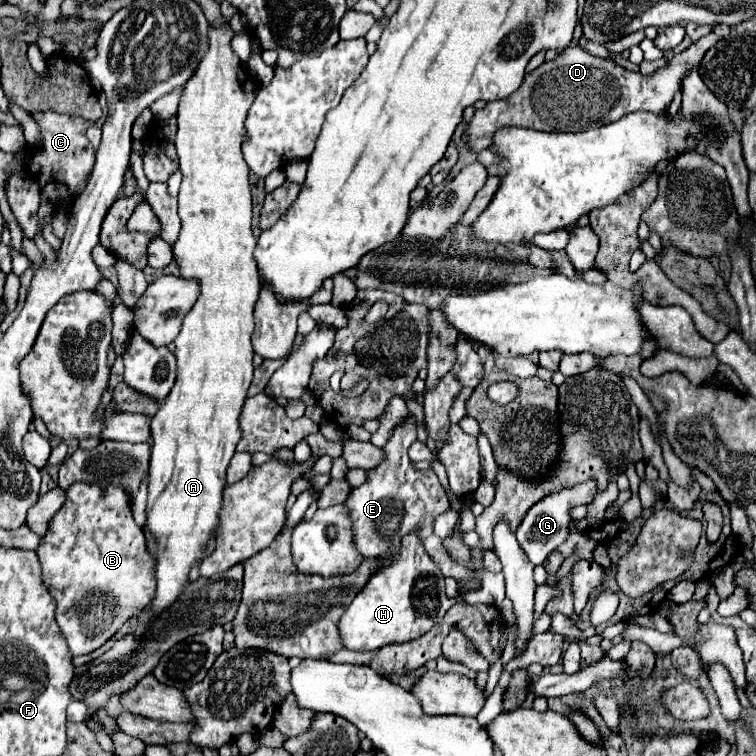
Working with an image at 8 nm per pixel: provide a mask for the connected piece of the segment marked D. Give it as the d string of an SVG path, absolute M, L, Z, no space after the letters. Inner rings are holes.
M716 33L702 37L686 51L674 55L668 61L668 67L652 73L632 73L610 59L600 59L590 55L580 47L562 49L552 61L544 61L538 69L524 77L520 91L508 95L508 99L490 101L484 109L478 109L468 123L468 147L476 153L488 149L496 131L502 127L526 127L536 131L562 131L562 133L578 133L590 127L600 127L604 123L618 121L620 117L632 111L650 111L664 113L672 103L674 95L680 91L682 77L690 71L690 67L698 67L700 59L718 41Z

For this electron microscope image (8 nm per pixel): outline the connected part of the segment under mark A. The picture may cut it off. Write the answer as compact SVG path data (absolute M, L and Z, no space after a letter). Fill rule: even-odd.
M226 23L224 27L210 25L208 29L208 51L194 71L192 79L184 85L178 113L176 113L176 153L182 173L182 187L178 195L178 215L182 219L182 229L178 241L174 243L174 259L180 267L180 277L196 279L200 283L200 295L194 307L182 321L182 329L174 341L176 355L176 383L170 395L164 399L156 415L150 419L150 433L154 439L150 473L148 473L148 525L146 539L148 549L156 557L156 597L148 607L154 615L170 607L182 587L188 583L188 573L196 561L200 561L202 551L218 529L218 511L222 505L222 491L228 463L240 441L238 417L246 401L248 387L252 383L252 331L254 331L254 305L260 295L260 277L256 261L252 257L256 239L250 229L252 221L252 193L248 181L248 165L242 159L242 143L248 139L244 127L250 105L256 99L258 83L252 79L250 71L242 65L238 55L232 51L230 41L234 31Z

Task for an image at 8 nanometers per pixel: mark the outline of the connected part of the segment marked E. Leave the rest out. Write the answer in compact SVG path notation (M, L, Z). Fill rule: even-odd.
M410 417L402 425L398 425L386 443L386 461L380 463L372 473L370 479L352 489L346 507L352 519L352 529L354 529L354 543L356 551L364 555L366 559L374 559L384 555L386 551L396 551L402 543L402 535L412 533L418 529L418 537L422 541L424 551L434 559L434 563L440 567L444 577L454 577L456 581L464 583L472 573L454 559L446 547L442 545L442 539L434 535L432 525L438 515L448 511L448 497L446 491L442 489L438 477L434 471L416 471L414 465L408 459L408 447L416 441L416 419Z

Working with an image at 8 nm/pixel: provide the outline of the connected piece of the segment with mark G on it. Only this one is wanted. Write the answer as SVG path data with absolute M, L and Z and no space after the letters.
M588 479L586 483L580 483L580 485L574 485L574 487L568 487L568 489L562 489L558 493L552 493L548 497L544 497L542 501L538 501L524 517L524 521L520 523L518 527L518 533L516 533L516 539L520 543L520 547L524 549L526 557L530 559L532 565L542 565L546 561L546 557L556 549L560 547L566 537L568 537L568 525L570 525L570 515L568 511L574 507L574 505L588 505L594 495L596 495L596 481L594 479Z

